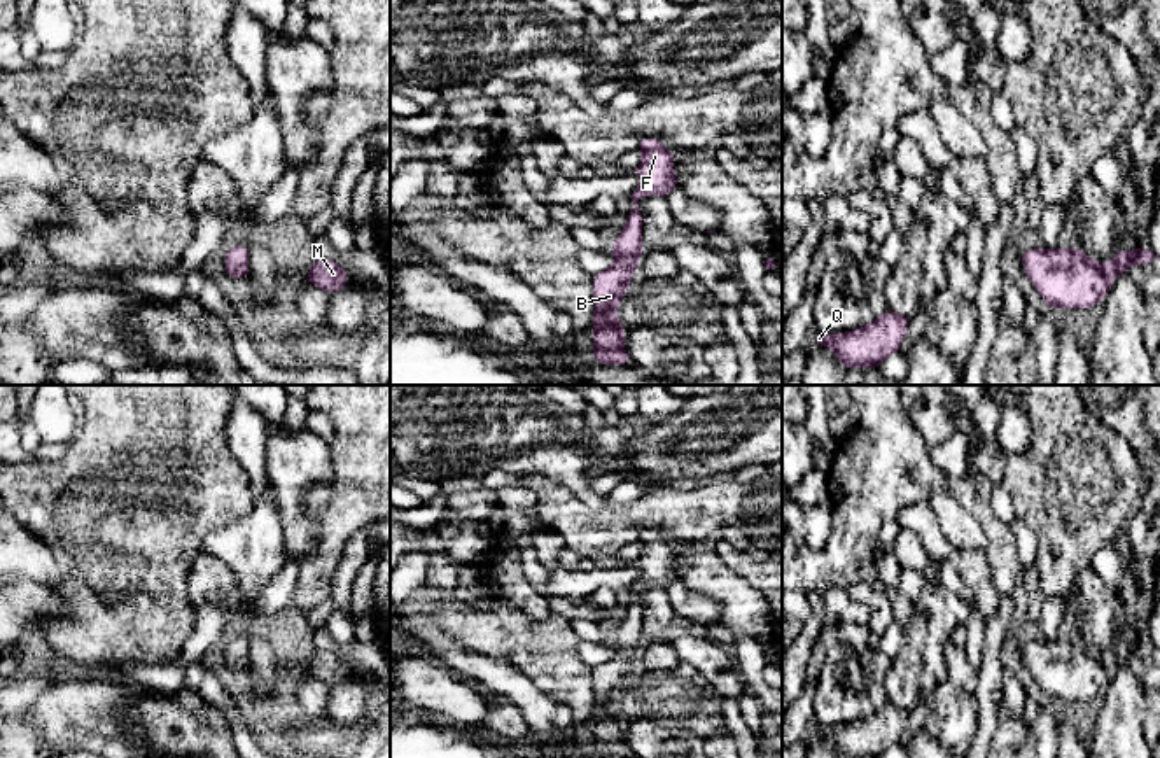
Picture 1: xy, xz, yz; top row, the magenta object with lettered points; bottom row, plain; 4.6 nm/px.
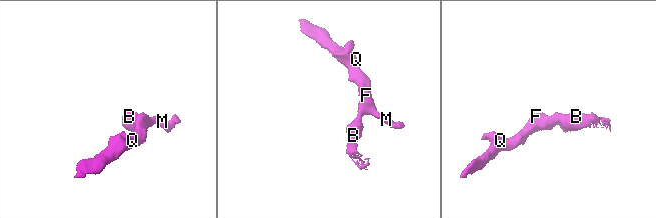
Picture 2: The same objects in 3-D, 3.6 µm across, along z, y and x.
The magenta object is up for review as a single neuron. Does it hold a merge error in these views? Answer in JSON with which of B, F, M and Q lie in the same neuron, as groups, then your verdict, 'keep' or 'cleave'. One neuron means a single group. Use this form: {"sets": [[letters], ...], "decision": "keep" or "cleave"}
{"sets": [["B", "F", "M", "Q"]], "decision": "keep"}

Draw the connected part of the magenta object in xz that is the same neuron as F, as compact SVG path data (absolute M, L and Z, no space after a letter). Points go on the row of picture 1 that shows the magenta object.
M644 137L639 142L642 161L635 173L640 177L640 186L632 194L635 208L626 215L623 233L612 243L616 263L593 275L593 348L591 354L597 364L630 364L630 357L623 348L626 329L619 324L616 310L623 294L632 282L632 271L639 266L642 256L642 222L644 215L639 208L639 200L649 194L667 198L667 194L681 182L674 177L675 159L672 152L656 138Z

